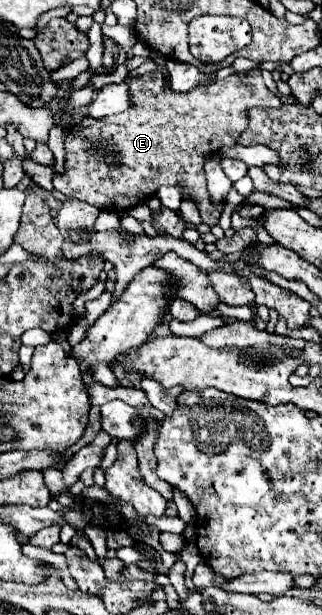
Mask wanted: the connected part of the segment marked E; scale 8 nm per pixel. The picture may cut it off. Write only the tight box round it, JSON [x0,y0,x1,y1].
[53,70,283,226]

